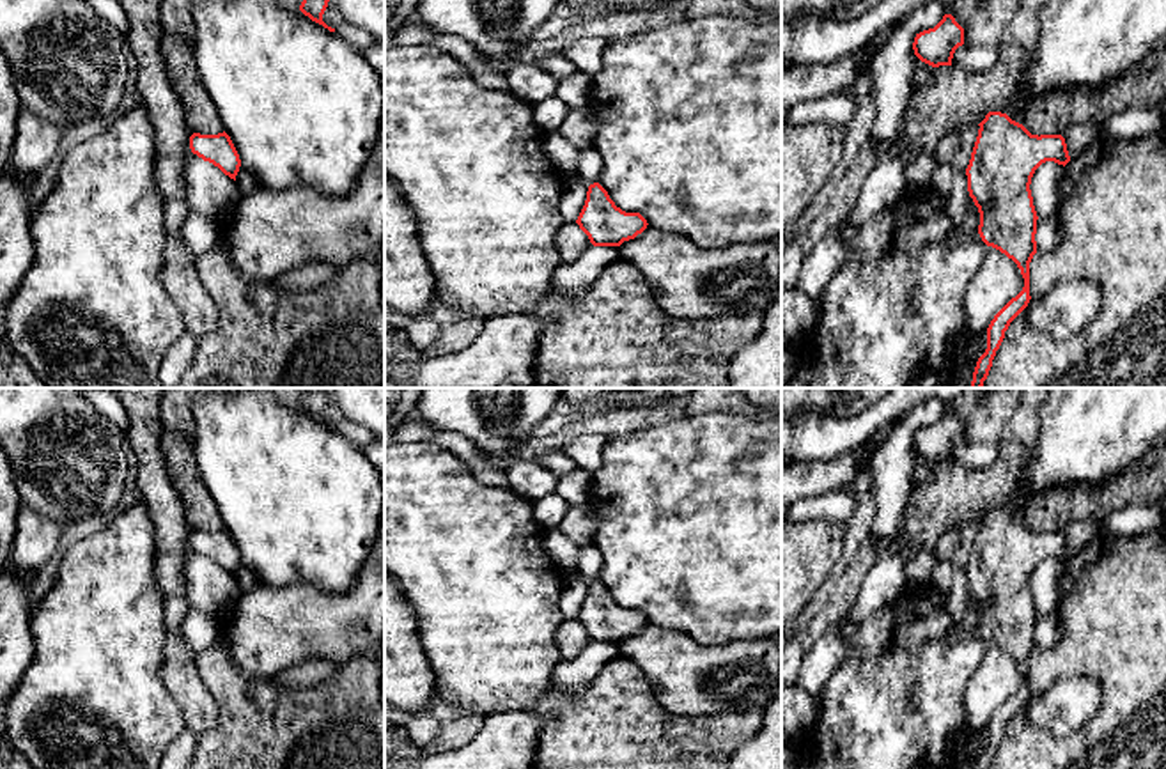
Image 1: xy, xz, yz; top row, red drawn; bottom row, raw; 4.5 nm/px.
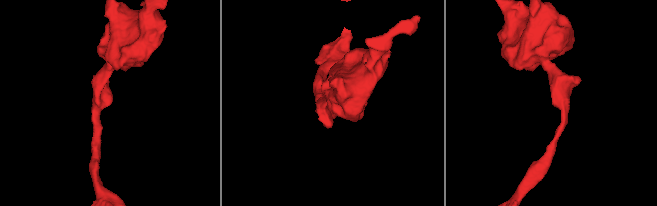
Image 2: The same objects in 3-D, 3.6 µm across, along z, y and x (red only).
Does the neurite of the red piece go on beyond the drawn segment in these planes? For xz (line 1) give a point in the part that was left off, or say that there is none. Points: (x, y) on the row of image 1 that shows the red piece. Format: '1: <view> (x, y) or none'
1: none

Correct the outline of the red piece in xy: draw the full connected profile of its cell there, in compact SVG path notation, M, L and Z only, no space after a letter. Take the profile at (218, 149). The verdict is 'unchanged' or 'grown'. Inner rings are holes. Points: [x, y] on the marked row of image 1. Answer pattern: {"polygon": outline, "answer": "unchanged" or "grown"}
{"polygon": "M225 131L218 135L193 133L190 136L190 149L193 154L202 158L204 161L213 163L225 175L236 181L241 159L230 136Z", "answer": "unchanged"}

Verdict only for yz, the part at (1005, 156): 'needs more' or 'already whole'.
already whole

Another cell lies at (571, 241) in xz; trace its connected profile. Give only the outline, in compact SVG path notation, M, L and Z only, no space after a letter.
M564 223L556 234L556 248L564 264L578 260L590 245L578 223Z

